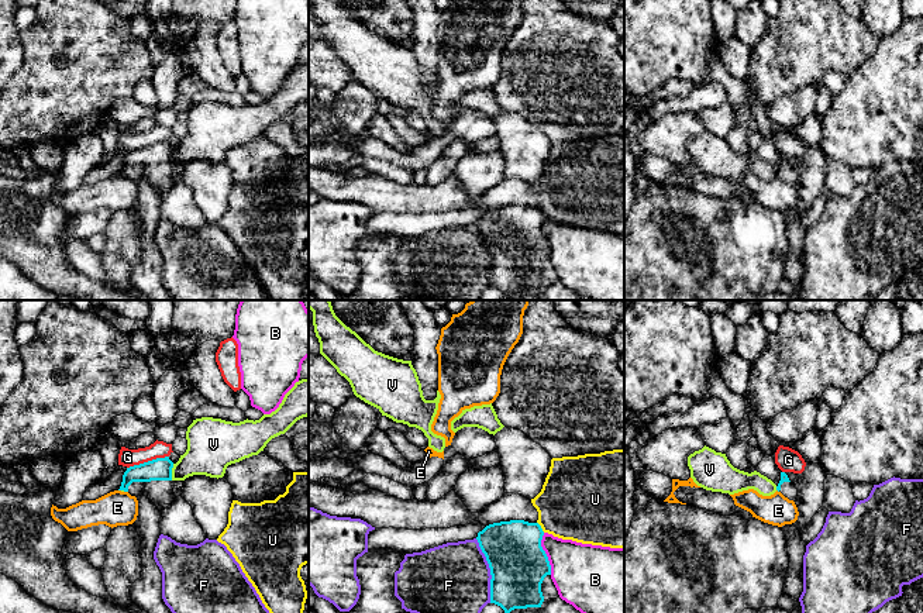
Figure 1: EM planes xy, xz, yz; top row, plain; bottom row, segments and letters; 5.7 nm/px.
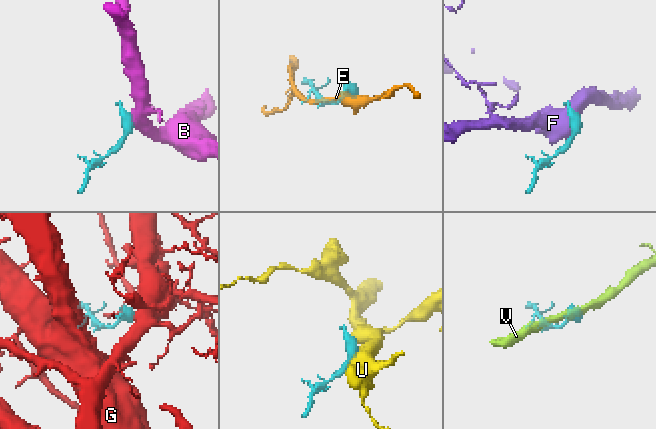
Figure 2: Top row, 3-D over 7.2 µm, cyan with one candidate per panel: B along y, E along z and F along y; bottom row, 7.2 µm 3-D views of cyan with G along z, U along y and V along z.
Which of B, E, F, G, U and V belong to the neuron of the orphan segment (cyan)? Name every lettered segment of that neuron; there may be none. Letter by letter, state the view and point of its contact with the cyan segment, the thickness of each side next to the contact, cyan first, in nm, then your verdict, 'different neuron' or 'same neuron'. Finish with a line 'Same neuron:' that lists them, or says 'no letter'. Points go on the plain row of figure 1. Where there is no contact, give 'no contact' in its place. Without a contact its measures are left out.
B: xz (546, 238) | 320/360 nm | different neuron
E: xy (126, 175) | 130/200 nm | different neuron
F: xz (491, 255) | 320/460 nm | different neuron
G: xy (148, 145) | 130/100 nm | different neuron
U: xz (540, 212) | 320/420 nm | different neuron
V: xy (171, 157) | 130/260 nm | different neuron
Same neuron: no letter

